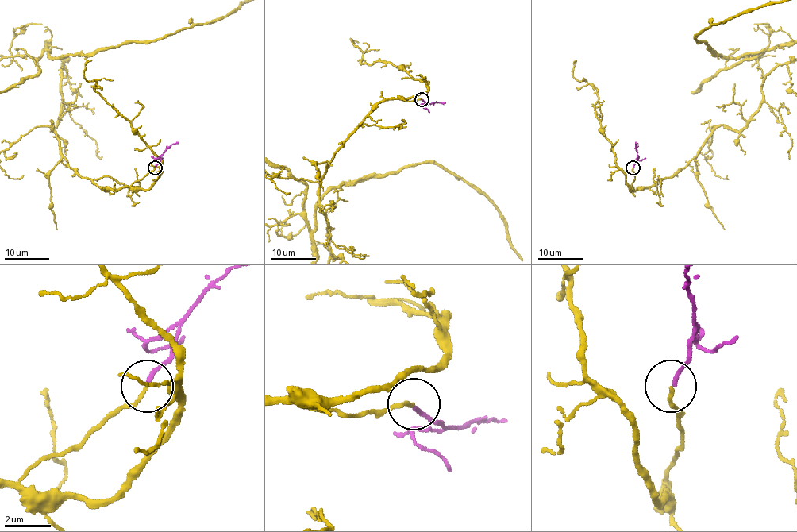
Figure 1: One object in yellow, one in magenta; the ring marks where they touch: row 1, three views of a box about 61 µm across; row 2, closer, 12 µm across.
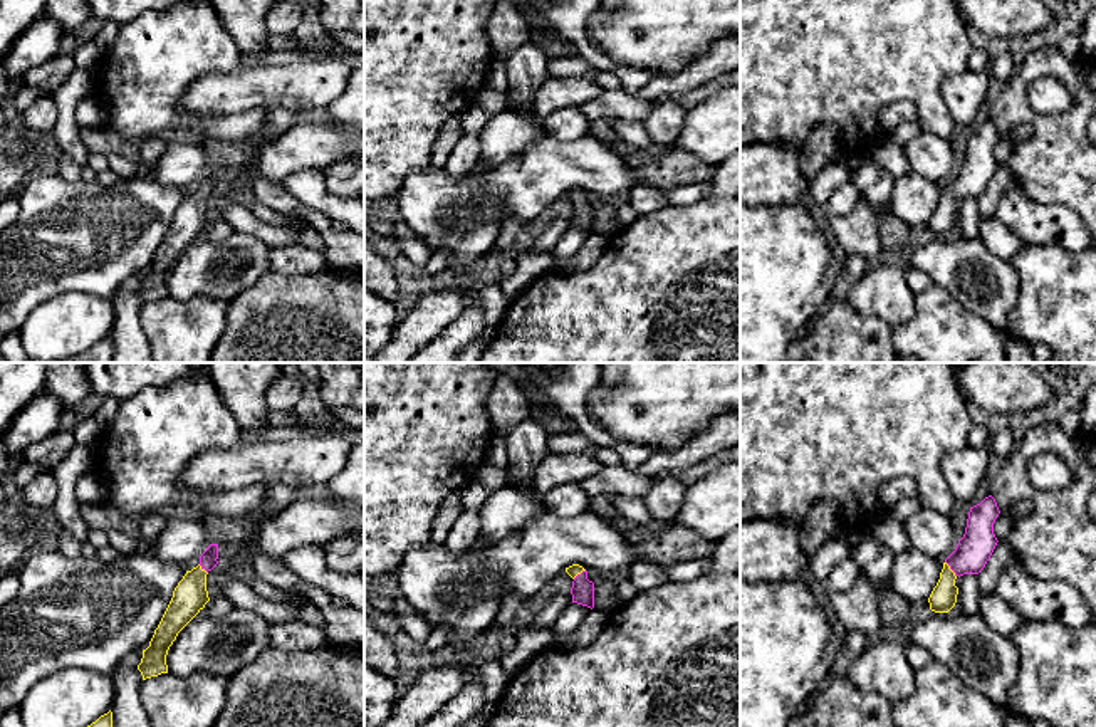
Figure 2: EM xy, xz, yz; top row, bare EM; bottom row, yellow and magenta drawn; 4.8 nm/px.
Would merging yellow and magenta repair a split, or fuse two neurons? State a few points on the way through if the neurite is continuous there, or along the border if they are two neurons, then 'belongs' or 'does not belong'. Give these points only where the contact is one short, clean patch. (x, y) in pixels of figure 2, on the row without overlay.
way yz (944, 220), (950, 193), (974, 173); belongs

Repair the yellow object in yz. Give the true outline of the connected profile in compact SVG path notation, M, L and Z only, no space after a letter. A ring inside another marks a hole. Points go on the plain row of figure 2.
M992 119L970 131L965 158L945 183L940 203L928 222L932 235L948 237L958 218L955 203L970 196L979 198L985 191L999 166L994 158L994 146L999 138L1000 134Z

